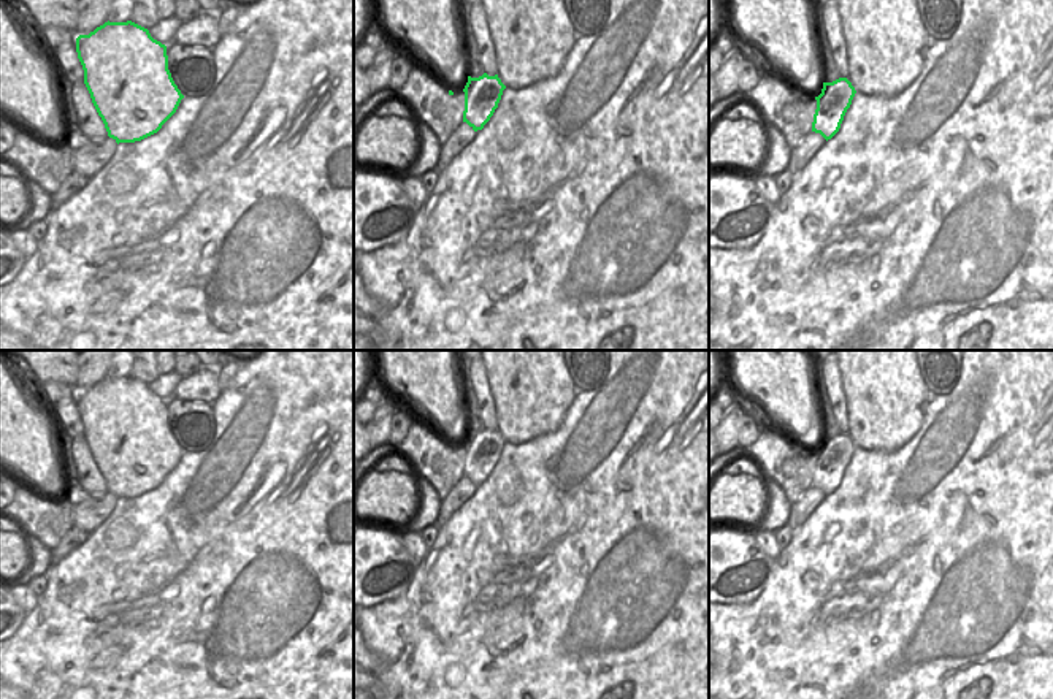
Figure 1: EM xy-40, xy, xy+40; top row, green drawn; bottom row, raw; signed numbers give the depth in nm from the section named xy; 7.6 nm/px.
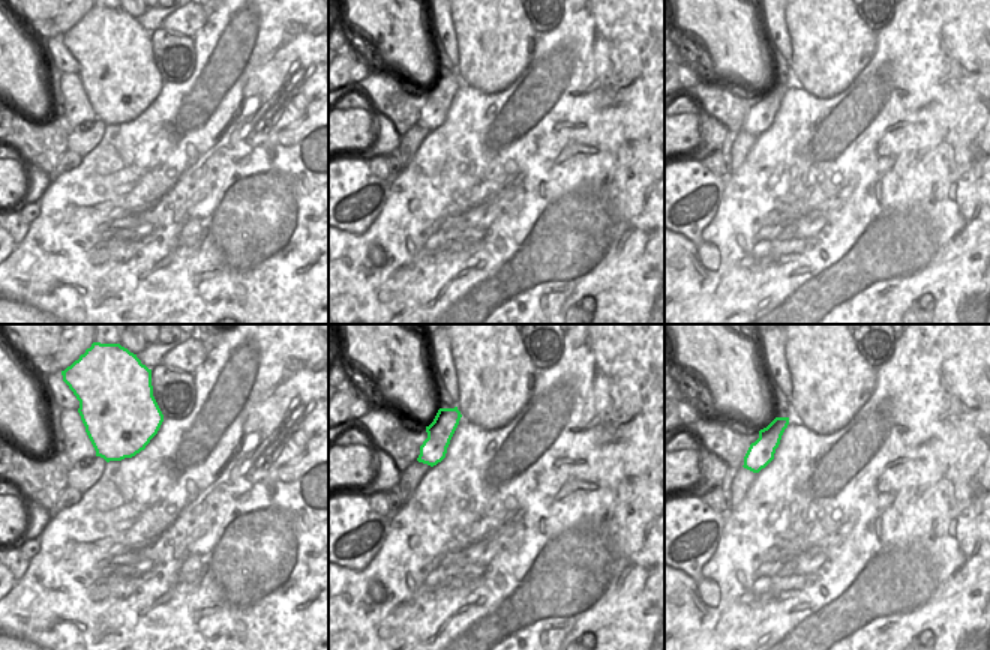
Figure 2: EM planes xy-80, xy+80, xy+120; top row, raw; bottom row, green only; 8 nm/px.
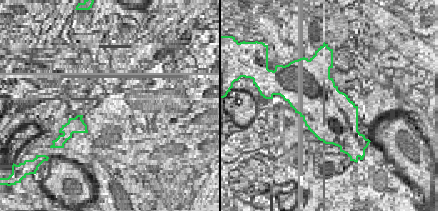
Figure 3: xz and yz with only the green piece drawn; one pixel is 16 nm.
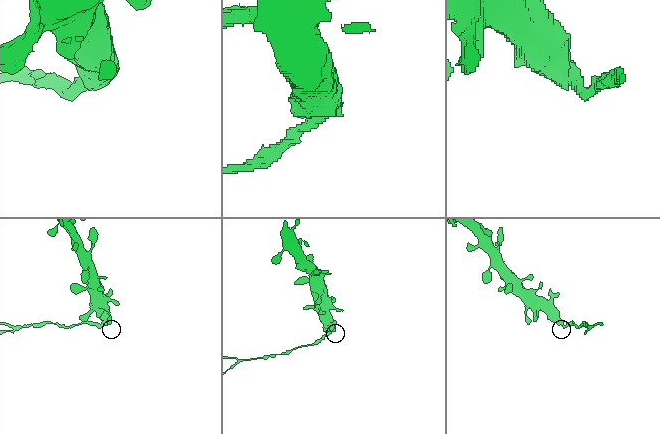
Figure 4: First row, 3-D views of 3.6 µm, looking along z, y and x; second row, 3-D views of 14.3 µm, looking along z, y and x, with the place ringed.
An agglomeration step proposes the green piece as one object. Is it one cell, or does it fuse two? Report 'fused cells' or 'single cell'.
fused cells

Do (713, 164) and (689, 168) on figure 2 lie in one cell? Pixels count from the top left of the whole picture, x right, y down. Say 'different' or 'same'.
different

